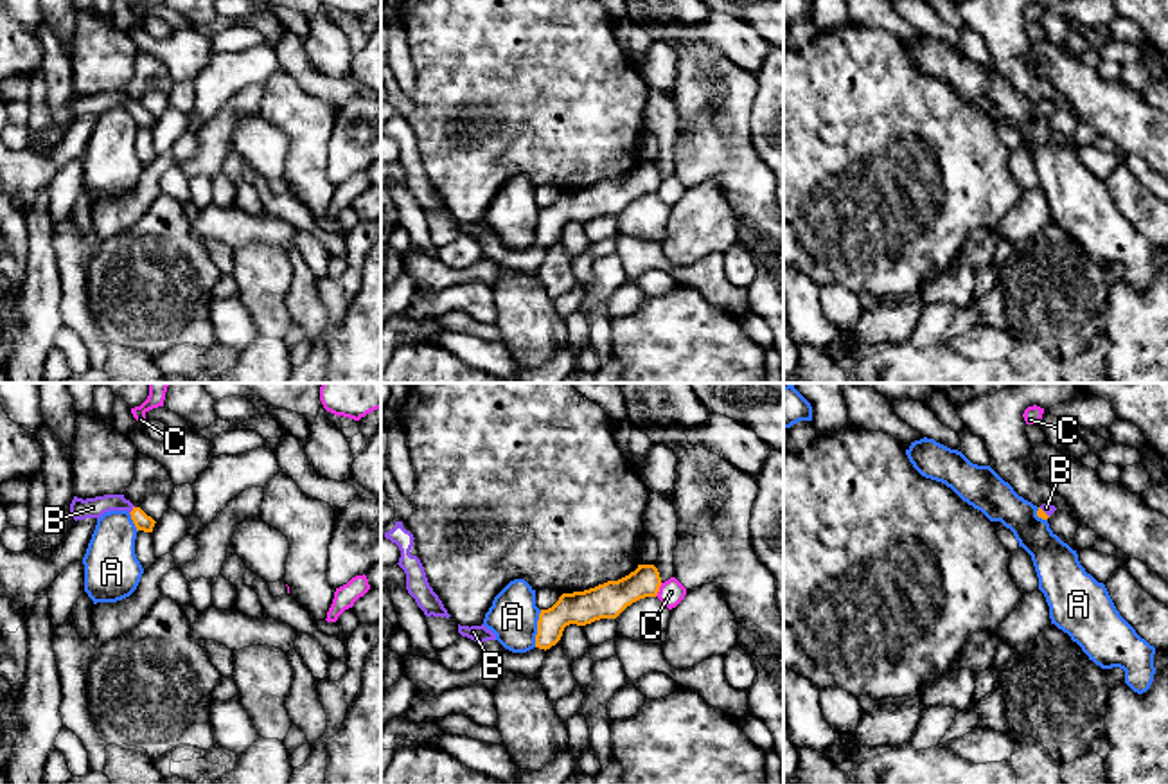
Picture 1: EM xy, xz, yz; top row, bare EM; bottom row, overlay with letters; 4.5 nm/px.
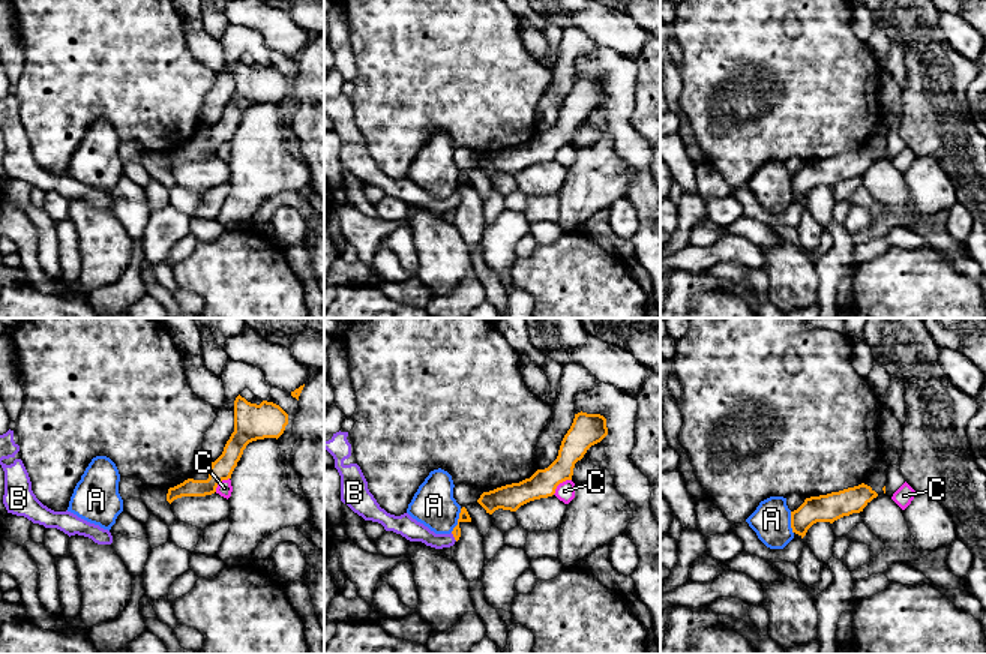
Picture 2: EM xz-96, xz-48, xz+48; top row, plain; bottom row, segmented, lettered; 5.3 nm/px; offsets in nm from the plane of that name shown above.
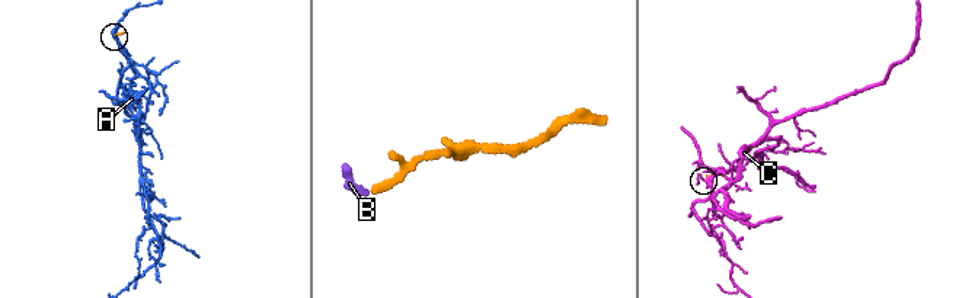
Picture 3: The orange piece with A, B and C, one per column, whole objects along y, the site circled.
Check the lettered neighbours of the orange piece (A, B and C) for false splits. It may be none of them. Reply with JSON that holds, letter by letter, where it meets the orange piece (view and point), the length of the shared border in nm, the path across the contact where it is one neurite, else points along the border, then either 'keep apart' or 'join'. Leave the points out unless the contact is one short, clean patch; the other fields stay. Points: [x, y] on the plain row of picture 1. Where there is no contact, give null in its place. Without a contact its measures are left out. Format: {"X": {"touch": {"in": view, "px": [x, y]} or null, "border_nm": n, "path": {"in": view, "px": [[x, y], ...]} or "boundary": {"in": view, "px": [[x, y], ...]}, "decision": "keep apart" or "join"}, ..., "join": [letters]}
{"A": {"touch": {"in": "xz", "px": [538, 225]}, "border_nm": 170, "boundary": {"in": "xz", "px": [[541, 207], [536, 218], [534, 243]]}, "decision": "keep apart"}, "B": {"touch": {"in": "xy", "px": [133, 106]}, "border_nm": 40, "path": {"in": "xy", "px": [[142, 119], [133, 106], [124, 101], [92, 105]]}, "decision": "join"}, "C": {"touch": {"in": "xz", "px": [658, 187]}, "border_nm": 70, "decision": "keep apart"}, "join": ["B"]}

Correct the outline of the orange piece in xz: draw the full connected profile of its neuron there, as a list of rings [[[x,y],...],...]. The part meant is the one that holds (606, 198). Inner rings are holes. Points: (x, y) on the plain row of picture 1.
[[[638,162],[634,169],[618,178],[607,178],[584,189],[562,191],[552,205],[541,207],[535,245],[546,248],[555,243],[570,221],[586,223],[600,216],[616,216],[633,200],[656,194],[659,183],[658,165]]]

